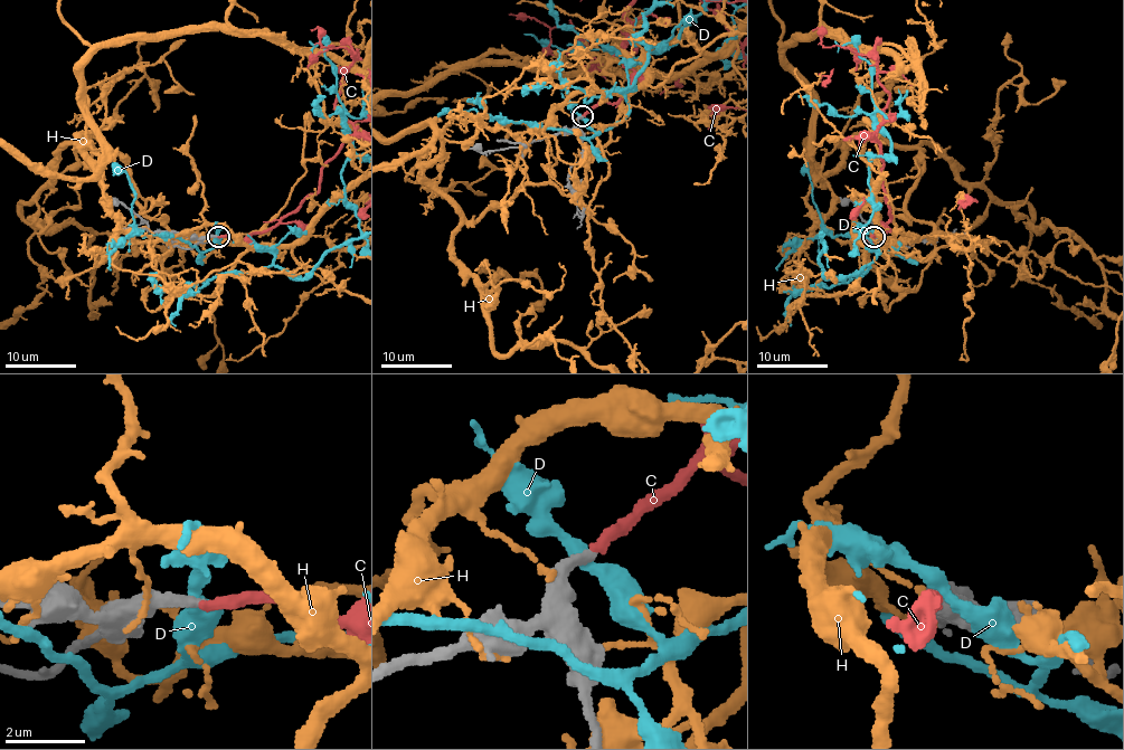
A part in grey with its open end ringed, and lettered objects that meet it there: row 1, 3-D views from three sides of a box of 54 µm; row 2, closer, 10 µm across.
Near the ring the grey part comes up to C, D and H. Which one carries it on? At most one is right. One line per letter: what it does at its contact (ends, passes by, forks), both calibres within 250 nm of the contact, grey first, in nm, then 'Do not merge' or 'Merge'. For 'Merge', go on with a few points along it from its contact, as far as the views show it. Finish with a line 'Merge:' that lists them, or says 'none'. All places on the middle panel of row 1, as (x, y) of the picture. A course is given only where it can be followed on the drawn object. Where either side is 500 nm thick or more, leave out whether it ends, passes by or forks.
C: It ends there. Thickness 300 nm (grey) against 280 nm. Merge
D: It passes by. Thickness 320 nm (grey) against 360 nm. Do not merge
H: It ends there. Thickness 440 nm (grey) against 150 nm. Do not merge
Merge: C

